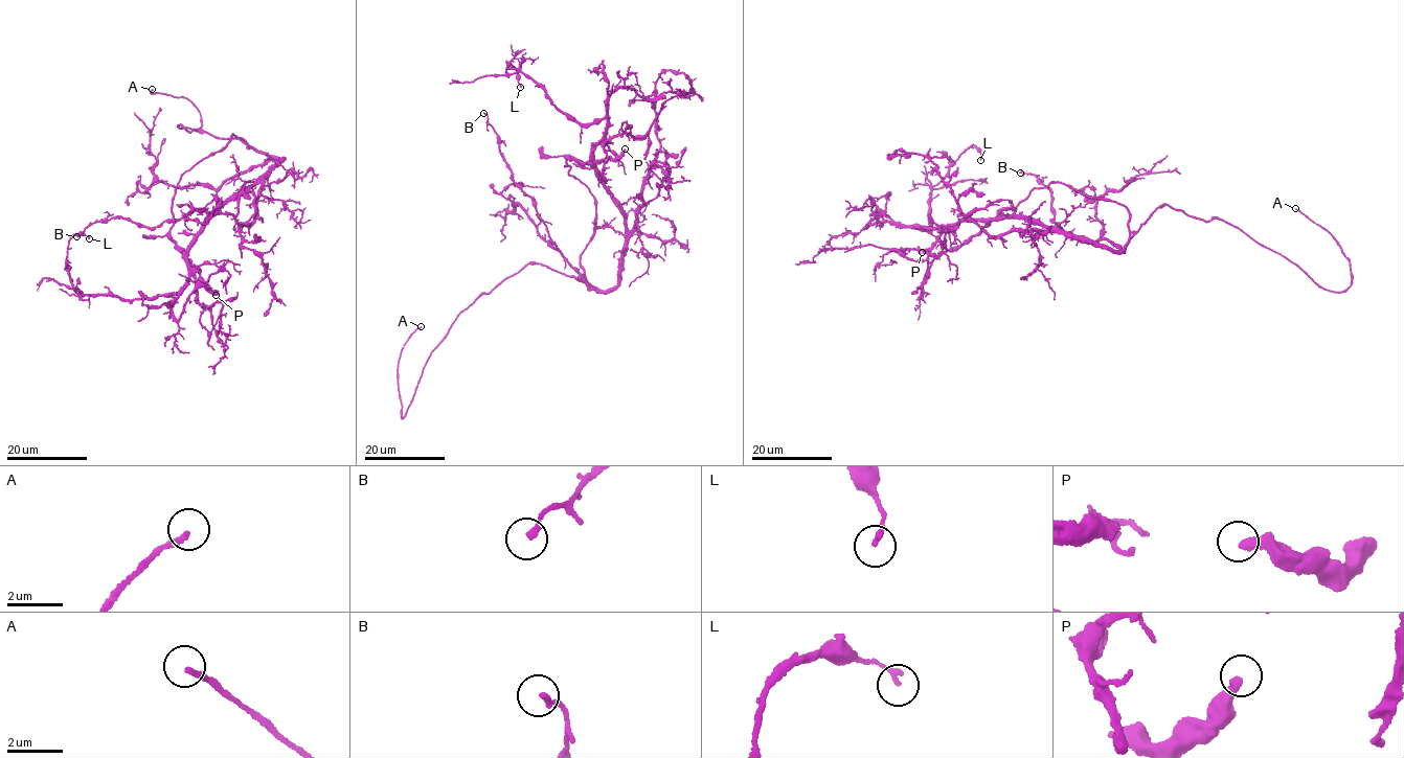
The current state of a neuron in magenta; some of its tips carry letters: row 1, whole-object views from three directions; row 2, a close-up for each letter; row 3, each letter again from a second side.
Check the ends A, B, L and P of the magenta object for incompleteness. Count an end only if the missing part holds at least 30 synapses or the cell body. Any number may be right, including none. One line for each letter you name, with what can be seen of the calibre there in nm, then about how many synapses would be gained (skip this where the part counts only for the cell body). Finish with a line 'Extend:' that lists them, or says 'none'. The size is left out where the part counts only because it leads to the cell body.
A: 200 nm thick
Extend: A

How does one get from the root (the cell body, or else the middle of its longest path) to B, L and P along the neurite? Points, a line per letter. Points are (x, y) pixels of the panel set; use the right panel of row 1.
B: (1107, 248), (1123, 250), (1107, 239), (1082, 242), (1061, 230), (1054, 220), (1047, 186), (1035, 175), (1020, 173)
L: (1107, 248), (1009, 215), (915, 227), (933, 227), (932, 187), (959, 155), (973, 145), (980, 160)
P: (1107, 248), (1118, 251), (1130, 239), (1127, 209), (1055, 182), (1001, 209), (960, 246), (937, 255), (922, 252)

